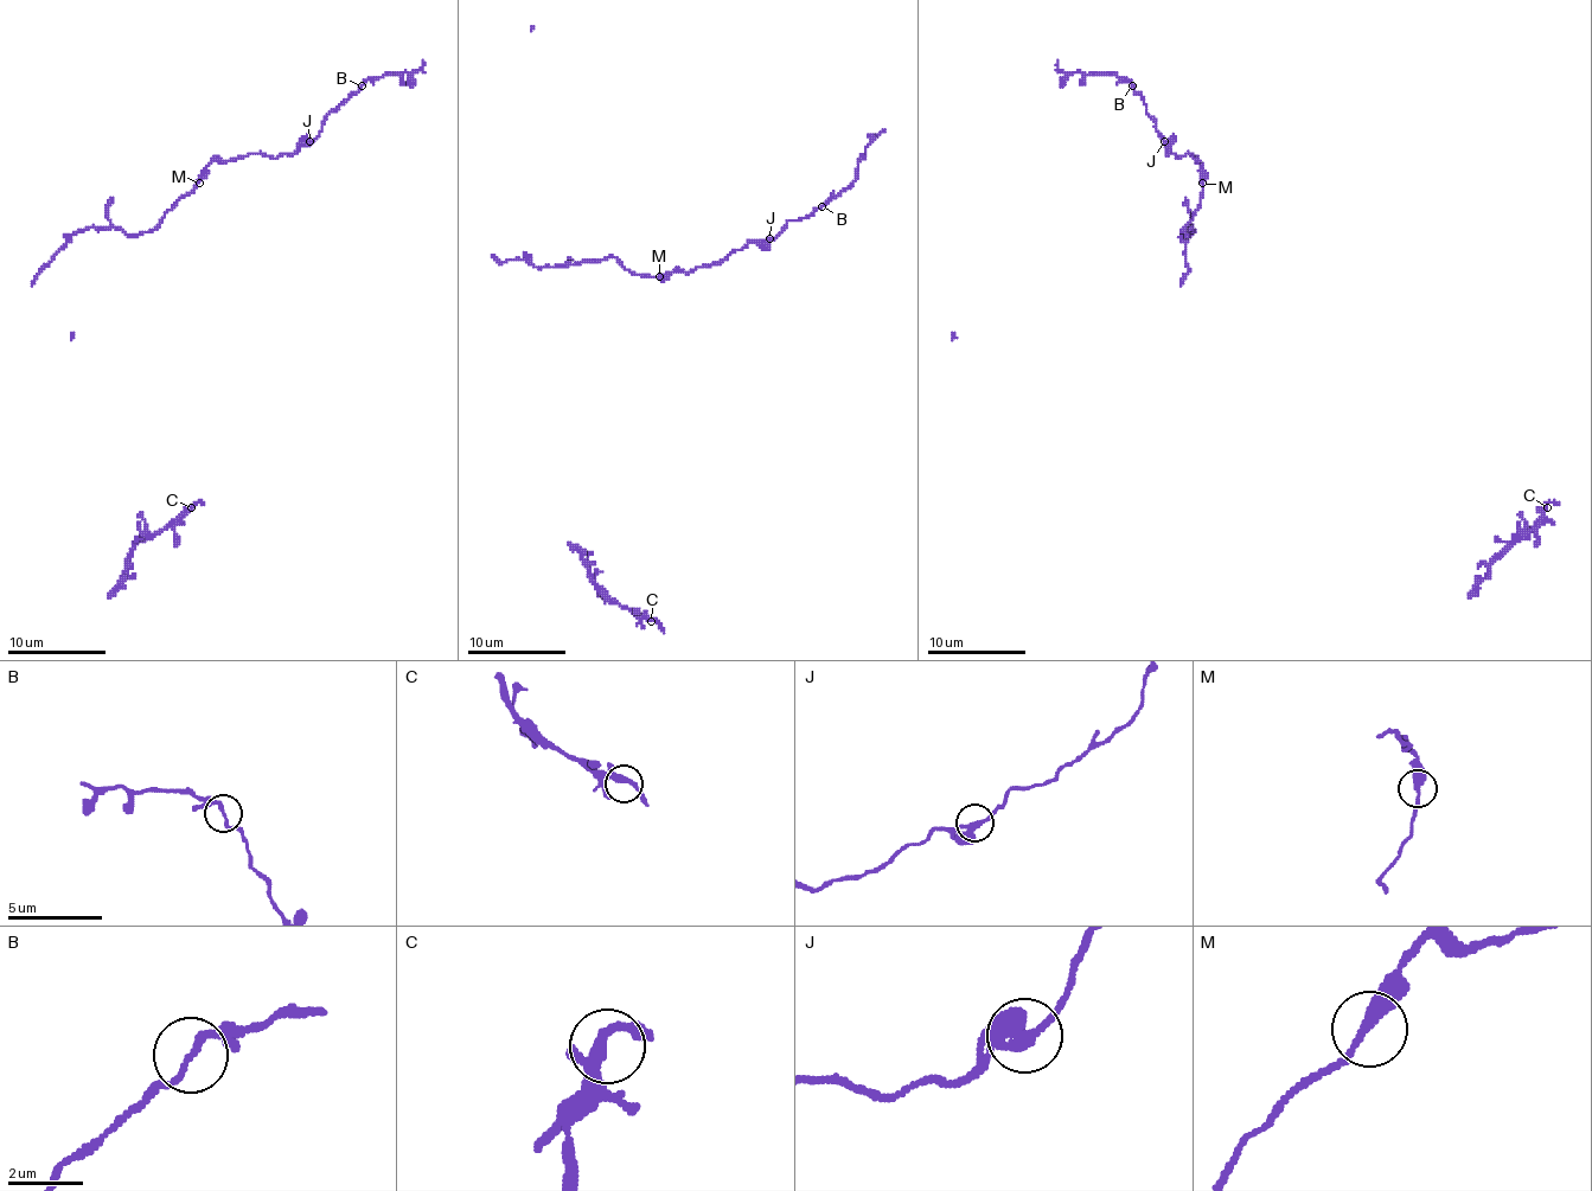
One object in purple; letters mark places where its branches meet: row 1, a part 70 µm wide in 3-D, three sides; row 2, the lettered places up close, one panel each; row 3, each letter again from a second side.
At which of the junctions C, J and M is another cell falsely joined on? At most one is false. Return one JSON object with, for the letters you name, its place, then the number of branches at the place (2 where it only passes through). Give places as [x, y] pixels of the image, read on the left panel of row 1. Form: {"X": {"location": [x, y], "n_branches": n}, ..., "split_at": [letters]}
{"split_at": []}

